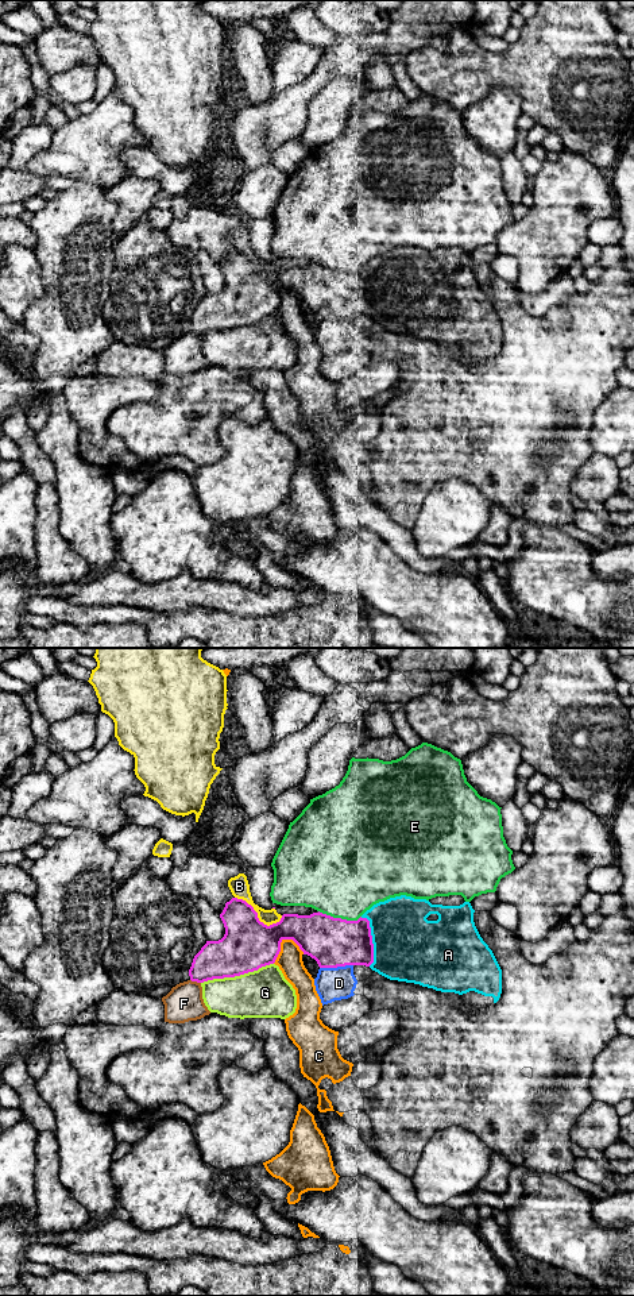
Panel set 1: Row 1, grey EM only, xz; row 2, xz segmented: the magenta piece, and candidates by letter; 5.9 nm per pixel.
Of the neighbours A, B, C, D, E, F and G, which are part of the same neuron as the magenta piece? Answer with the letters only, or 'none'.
A

